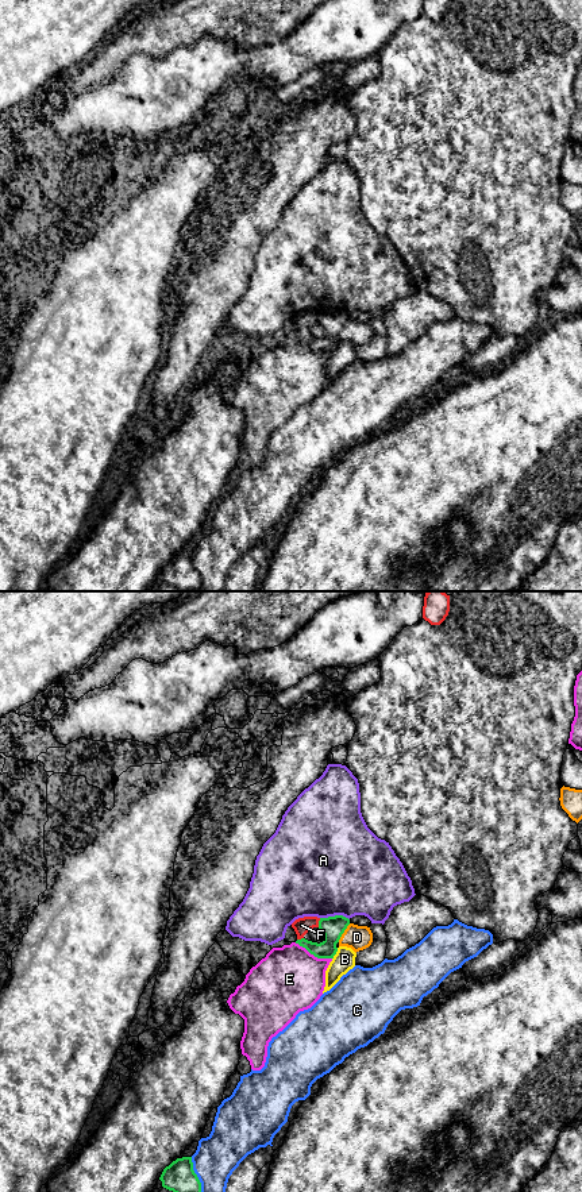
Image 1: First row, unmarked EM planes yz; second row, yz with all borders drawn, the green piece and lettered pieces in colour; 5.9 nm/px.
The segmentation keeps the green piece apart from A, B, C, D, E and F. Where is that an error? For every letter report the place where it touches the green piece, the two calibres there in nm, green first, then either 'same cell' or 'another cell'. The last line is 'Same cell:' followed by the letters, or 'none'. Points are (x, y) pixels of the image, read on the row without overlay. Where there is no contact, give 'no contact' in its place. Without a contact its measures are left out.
A: yz (335, 311) | 140/500 nm | another cell
B: yz (335, 348) | 140/130 nm | another cell
C: yz (196, 571) | 190/260 nm | another cell
D: yz (343, 327) | 140/140 nm | another cell
E: yz (313, 350) | 140/400 nm | another cell
F: yz (319, 317) | 140/90 nm | another cell
Same cell: none

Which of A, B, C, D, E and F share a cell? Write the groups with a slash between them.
A / B / C / D / E / F

